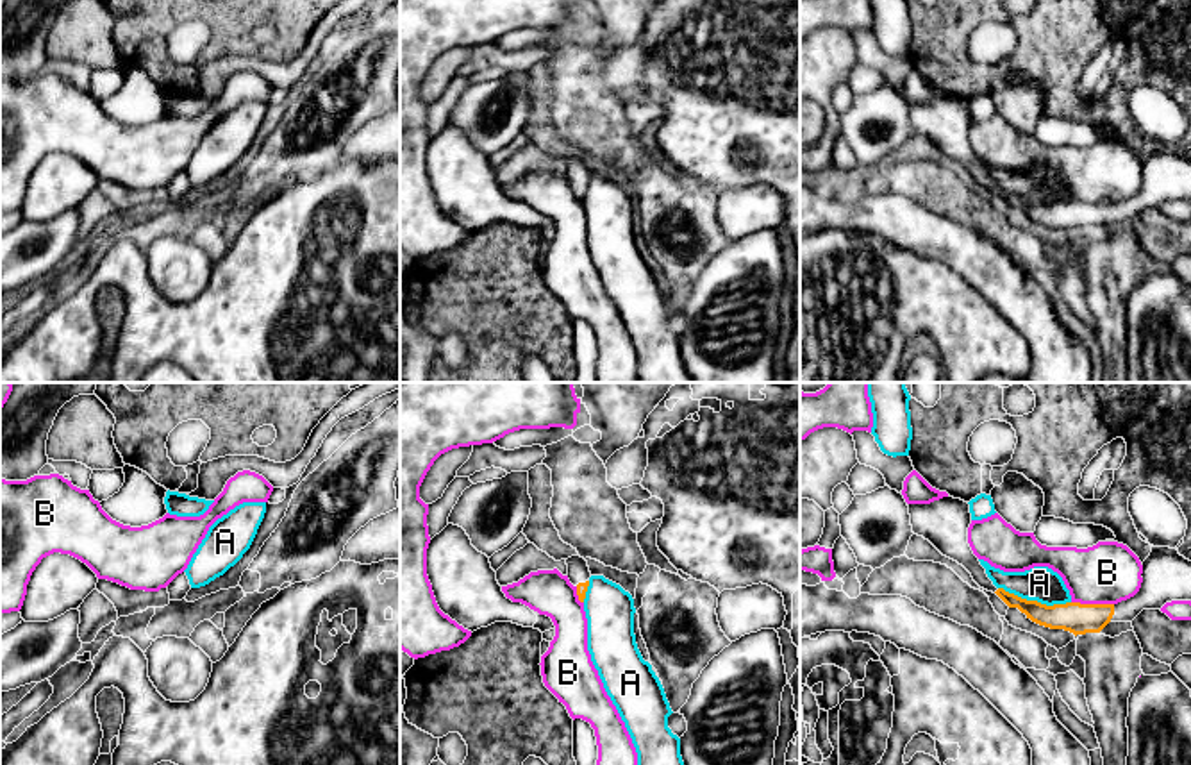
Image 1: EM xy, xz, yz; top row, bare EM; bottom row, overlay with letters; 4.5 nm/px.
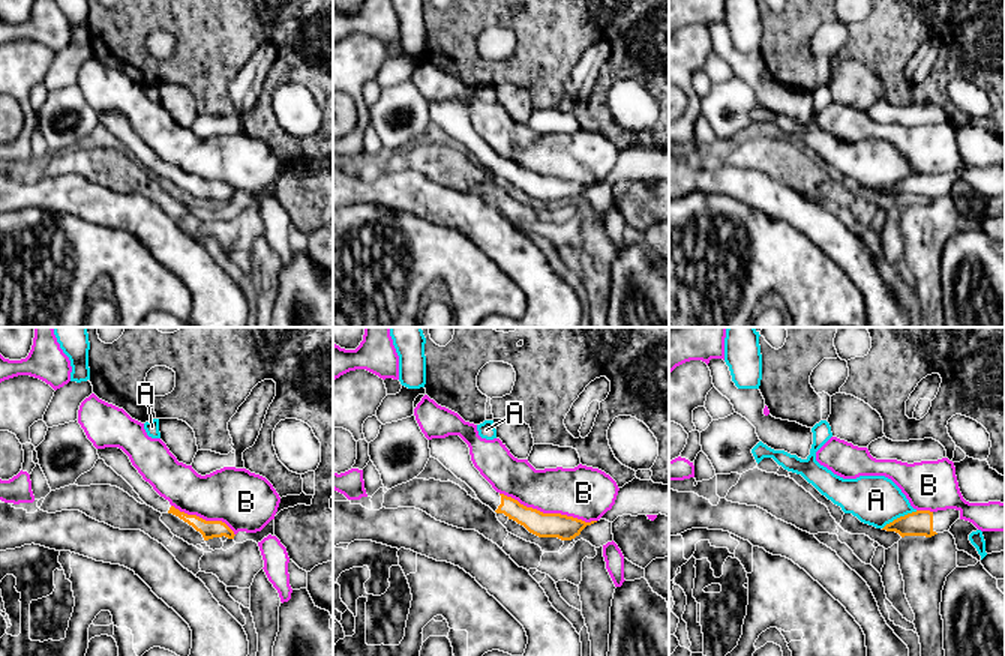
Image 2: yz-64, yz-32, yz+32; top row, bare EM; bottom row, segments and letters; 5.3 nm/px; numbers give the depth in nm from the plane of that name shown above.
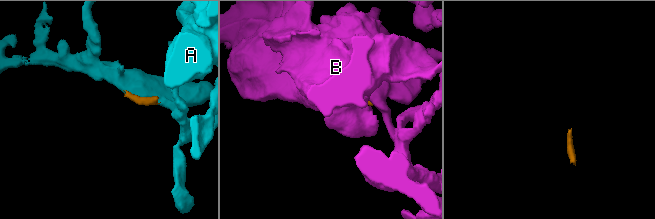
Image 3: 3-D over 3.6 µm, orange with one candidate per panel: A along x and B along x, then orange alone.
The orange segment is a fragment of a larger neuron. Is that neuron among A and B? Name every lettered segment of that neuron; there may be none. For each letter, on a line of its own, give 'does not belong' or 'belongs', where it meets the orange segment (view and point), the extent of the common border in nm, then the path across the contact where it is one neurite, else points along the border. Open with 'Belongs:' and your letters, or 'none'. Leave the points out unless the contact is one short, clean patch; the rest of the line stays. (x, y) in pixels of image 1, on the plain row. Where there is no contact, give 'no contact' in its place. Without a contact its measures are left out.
Belongs: none
A: does not belong; meets orange in yz at (1034, 201); contact 340 nm long
B: does not belong; meets orange in yz at (1093, 204); contact 190 nm long

